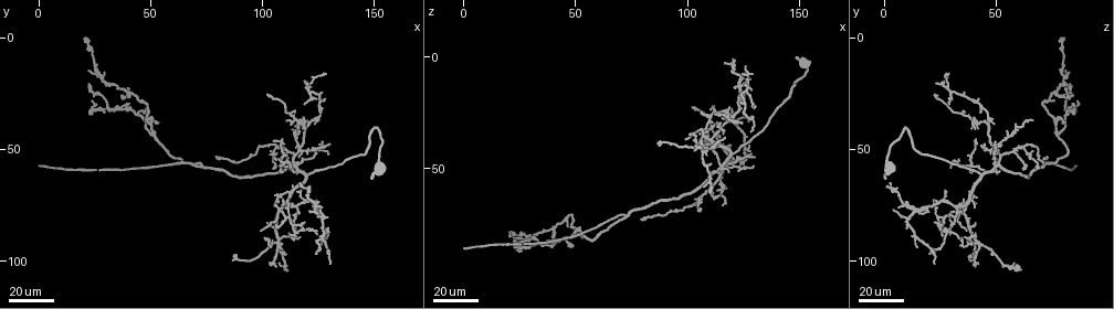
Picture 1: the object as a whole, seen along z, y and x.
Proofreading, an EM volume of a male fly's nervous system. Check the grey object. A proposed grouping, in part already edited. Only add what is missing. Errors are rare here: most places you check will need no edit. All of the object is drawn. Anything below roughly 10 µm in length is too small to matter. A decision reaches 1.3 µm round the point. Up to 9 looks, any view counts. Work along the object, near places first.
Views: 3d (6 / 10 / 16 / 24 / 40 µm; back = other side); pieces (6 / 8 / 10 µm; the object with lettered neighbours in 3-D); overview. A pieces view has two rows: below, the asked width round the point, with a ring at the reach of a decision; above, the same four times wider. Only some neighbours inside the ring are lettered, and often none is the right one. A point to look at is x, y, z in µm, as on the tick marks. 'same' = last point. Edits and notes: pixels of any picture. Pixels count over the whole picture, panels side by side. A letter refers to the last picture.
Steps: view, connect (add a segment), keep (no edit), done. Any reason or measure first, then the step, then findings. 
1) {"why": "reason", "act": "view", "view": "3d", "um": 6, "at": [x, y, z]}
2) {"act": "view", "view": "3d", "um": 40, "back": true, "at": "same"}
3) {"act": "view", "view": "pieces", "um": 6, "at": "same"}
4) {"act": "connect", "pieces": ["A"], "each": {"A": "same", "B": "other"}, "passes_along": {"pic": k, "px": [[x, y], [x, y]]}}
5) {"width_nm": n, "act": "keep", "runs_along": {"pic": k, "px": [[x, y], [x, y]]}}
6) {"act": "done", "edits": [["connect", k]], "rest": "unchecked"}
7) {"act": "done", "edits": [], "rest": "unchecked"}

{"why": "thin end", "act": "view", "view": "3d", "um": 40, "at": [111, 105, 61]}

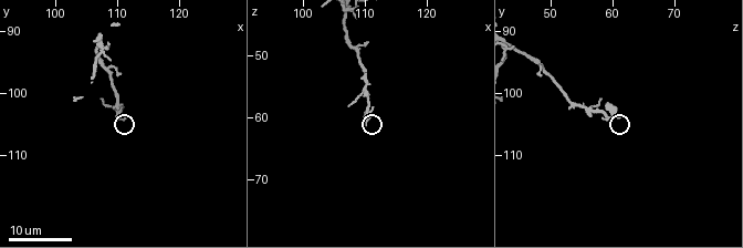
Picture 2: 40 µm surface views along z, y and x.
{"act": "view", "view": "pieces", "um": 10, "at": [110.5, 103.5, 61.0]}

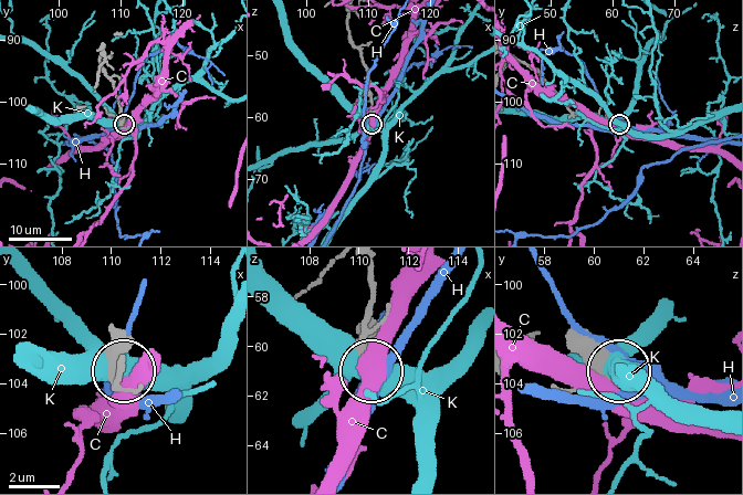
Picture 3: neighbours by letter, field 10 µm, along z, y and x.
{"act": "keep", "each": {"C": "other", "H": "other", "K": "other"}, "found": "no lettered segment goes on from it"}

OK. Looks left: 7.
{"why": "end of a long branch", "act": "view", "view": "3d", "um": 24, "at": [103, 25, 22]}

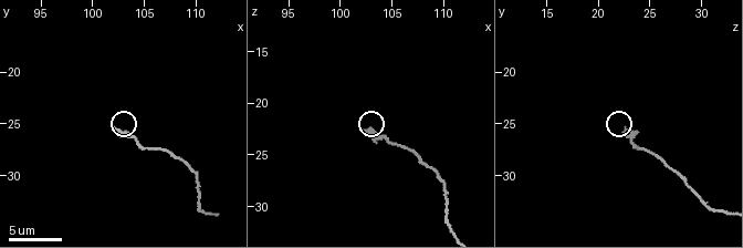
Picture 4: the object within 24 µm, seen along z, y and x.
{"act": "view", "view": "pieces", "um": 8, "at": [102.2, 25.6, 22.8]}

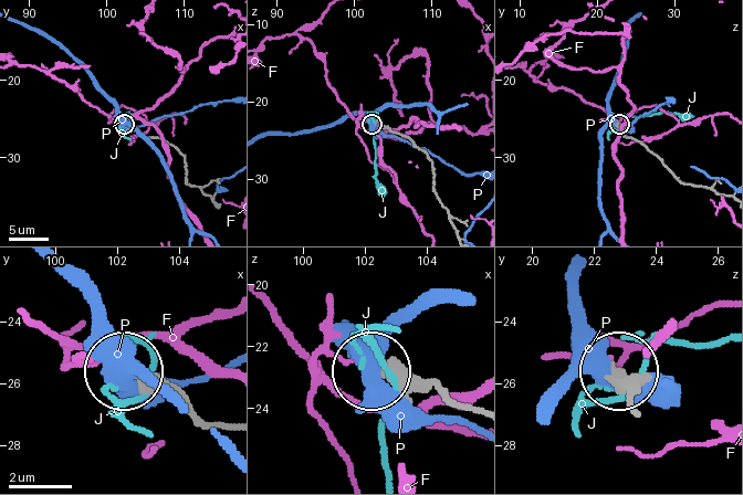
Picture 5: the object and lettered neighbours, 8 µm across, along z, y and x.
{"act": "keep", "each": {"F": "other", "J": "other", "P": "other"}, "runs_along": {"pic": 5, "px": [[711, 190], [682, 182], [618, 124]]}, "found": "none of them fits"}

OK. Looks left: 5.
{"why": "long arm stops here", "act": "view", "view": "3d", "um": 40, "at": [130, 48, 44]}

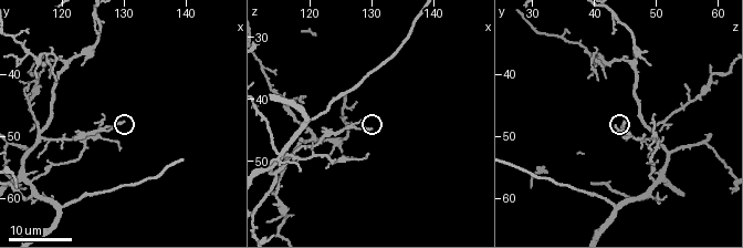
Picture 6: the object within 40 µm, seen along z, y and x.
{"act": "view", "view": "pieces", "um": 6, "at": [130.0, 47.5, 44.5]}

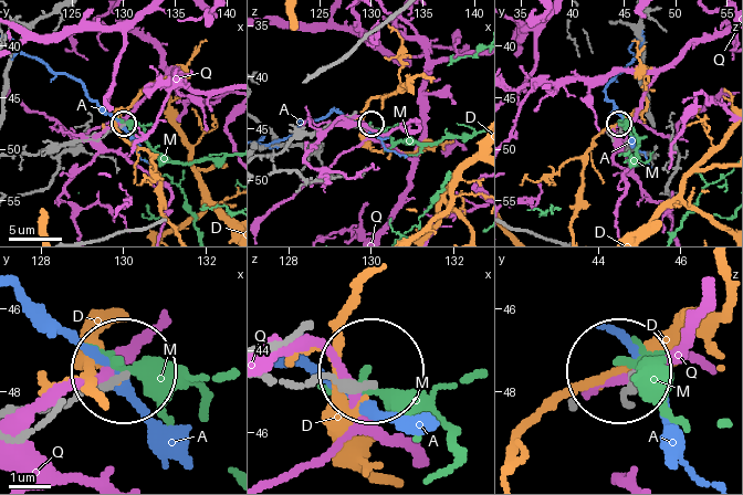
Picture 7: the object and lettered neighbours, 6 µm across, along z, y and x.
{"act": "keep", "each": {"A": "other", "D": "other", "M": "other", "Q": "other"}, "runs_along": {"pic": 7, "px": [[272, 380], [364, 383]]}, "found": "none of them fits"}

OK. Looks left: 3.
{"why": "free end", "act": "view", "view": "3d", "um": 24, "at": [0, 58, 86]}

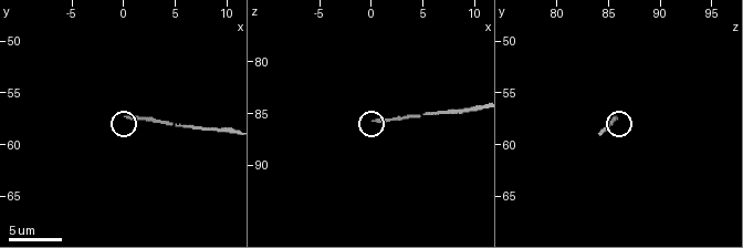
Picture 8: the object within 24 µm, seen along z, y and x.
{"act": "view", "view": "pieces", "um": 10, "at": [0.4, 57.4, 85.8]}

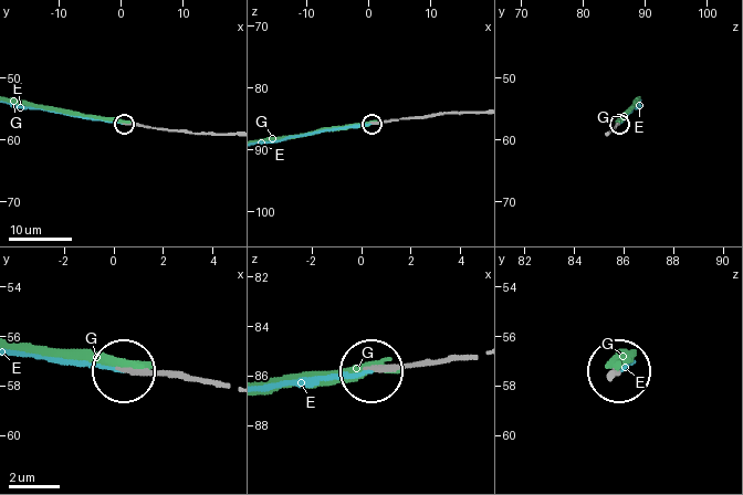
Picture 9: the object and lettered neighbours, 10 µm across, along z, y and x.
{"act": "connect", "pieces": ["E"], "each": {"E": "same", "G": "other"}, "passes_along": {"pic": 9, "px": [[185, 376], [21, 357]]}, "found": "the cell continues"}

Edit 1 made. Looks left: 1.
{"act": "done", "edits": [["connect", 9]], "rest": "unchecked"}

